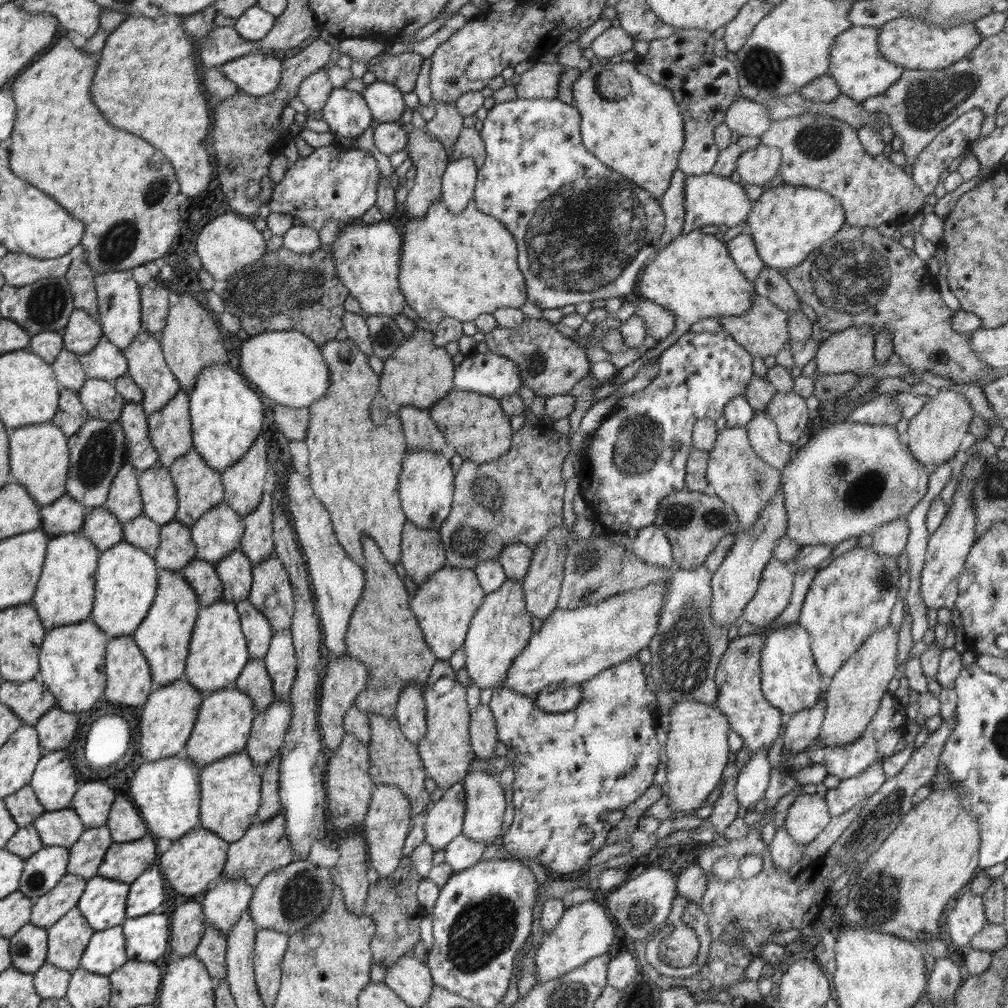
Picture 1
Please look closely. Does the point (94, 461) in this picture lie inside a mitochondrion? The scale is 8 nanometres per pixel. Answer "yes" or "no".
yes

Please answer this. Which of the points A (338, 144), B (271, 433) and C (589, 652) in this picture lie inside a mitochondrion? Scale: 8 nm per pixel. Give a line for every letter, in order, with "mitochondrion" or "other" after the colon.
A: other
B: other
C: other

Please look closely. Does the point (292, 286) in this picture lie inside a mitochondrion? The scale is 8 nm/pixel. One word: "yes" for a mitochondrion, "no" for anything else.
yes

